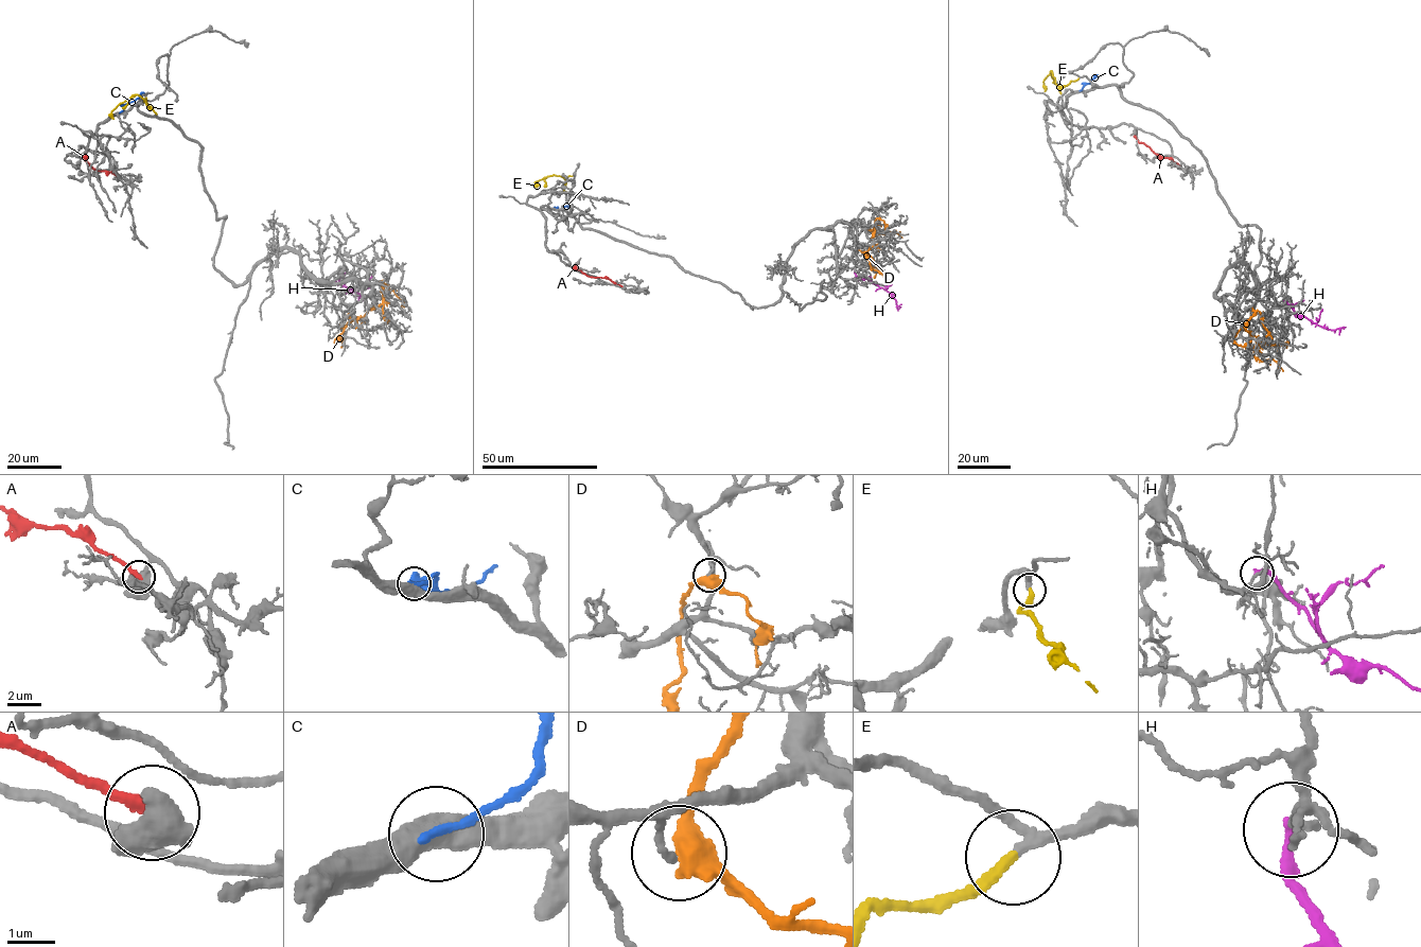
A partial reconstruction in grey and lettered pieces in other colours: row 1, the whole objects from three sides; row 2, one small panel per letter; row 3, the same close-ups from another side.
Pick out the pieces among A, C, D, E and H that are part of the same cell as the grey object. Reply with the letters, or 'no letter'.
E

